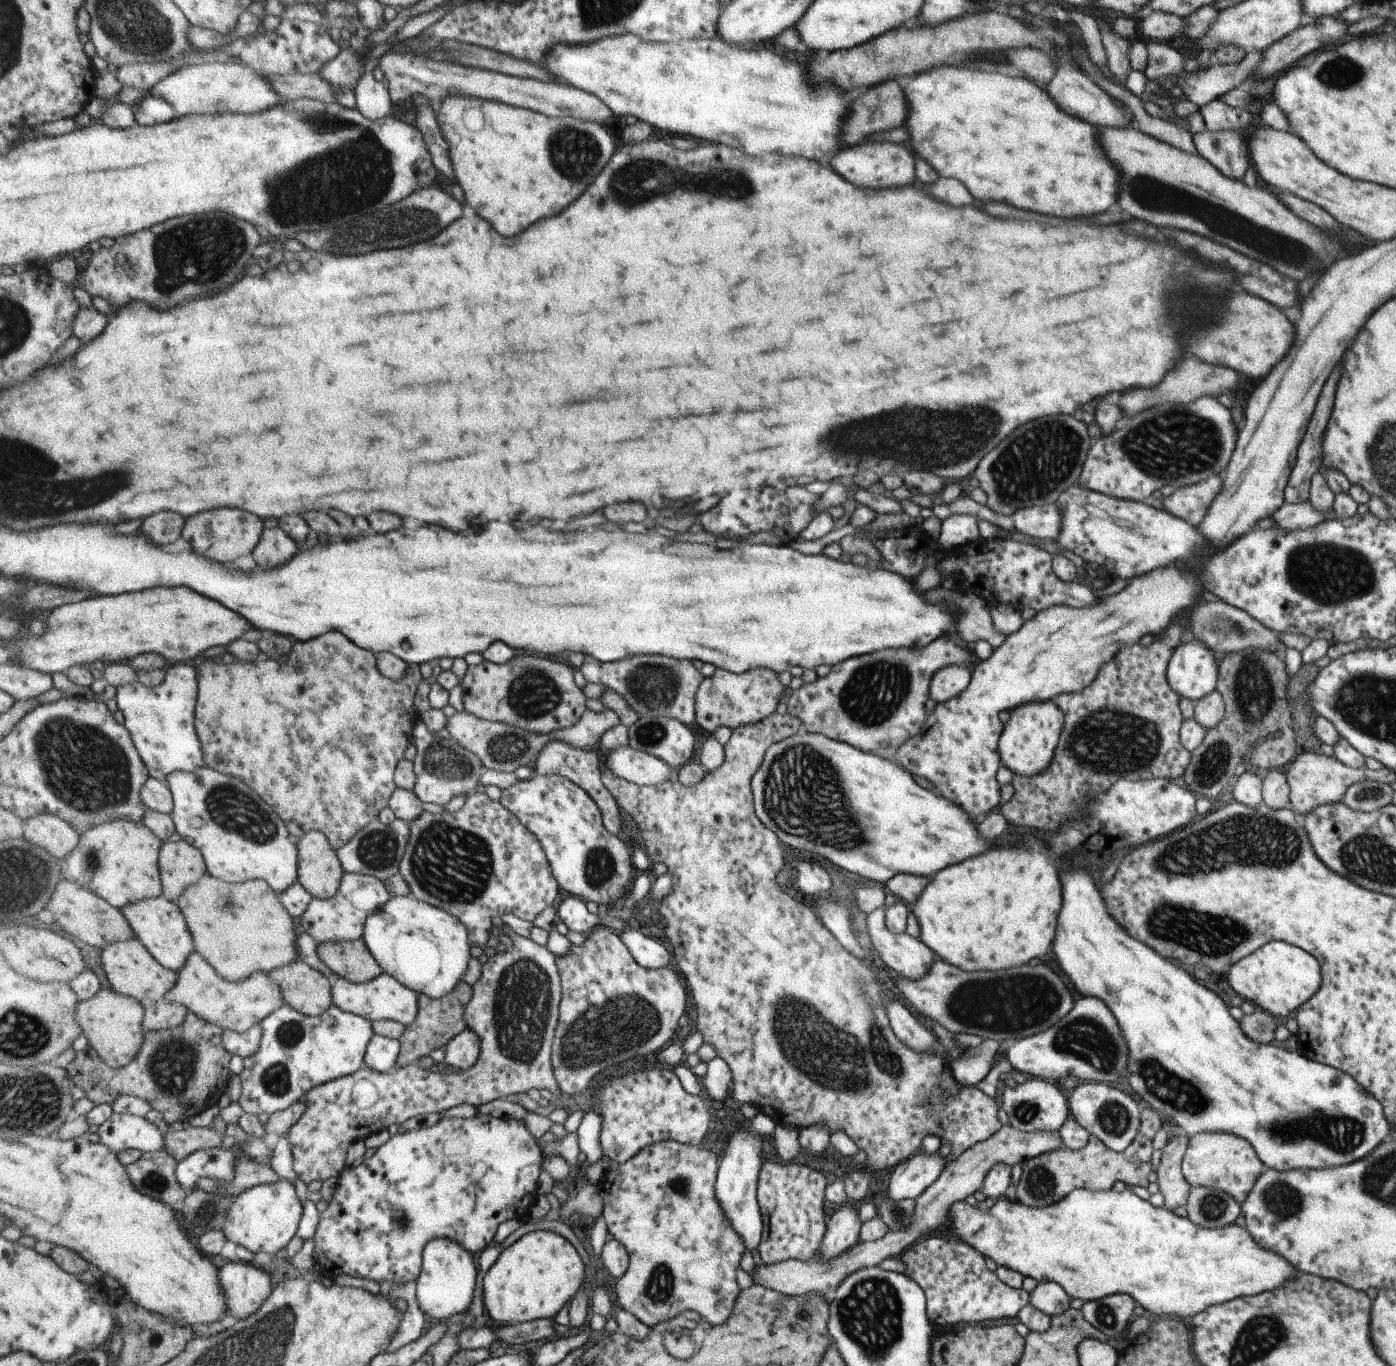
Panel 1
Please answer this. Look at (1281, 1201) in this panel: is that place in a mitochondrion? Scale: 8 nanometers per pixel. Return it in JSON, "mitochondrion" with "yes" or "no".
{"mitochondrion":"yes"}

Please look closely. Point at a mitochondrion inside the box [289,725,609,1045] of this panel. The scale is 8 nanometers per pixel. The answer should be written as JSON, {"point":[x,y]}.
{"point":[451,864]}

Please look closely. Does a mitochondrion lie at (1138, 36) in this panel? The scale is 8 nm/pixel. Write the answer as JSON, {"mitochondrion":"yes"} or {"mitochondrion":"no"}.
{"mitochondrion":"no"}

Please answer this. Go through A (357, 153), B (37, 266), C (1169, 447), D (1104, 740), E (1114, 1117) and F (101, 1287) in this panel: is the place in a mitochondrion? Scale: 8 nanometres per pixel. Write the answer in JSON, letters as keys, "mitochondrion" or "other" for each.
{"A":"mitochondrion","B":"other","C":"mitochondrion","D":"mitochondrion","E":"mitochondrion","F":"other"}

